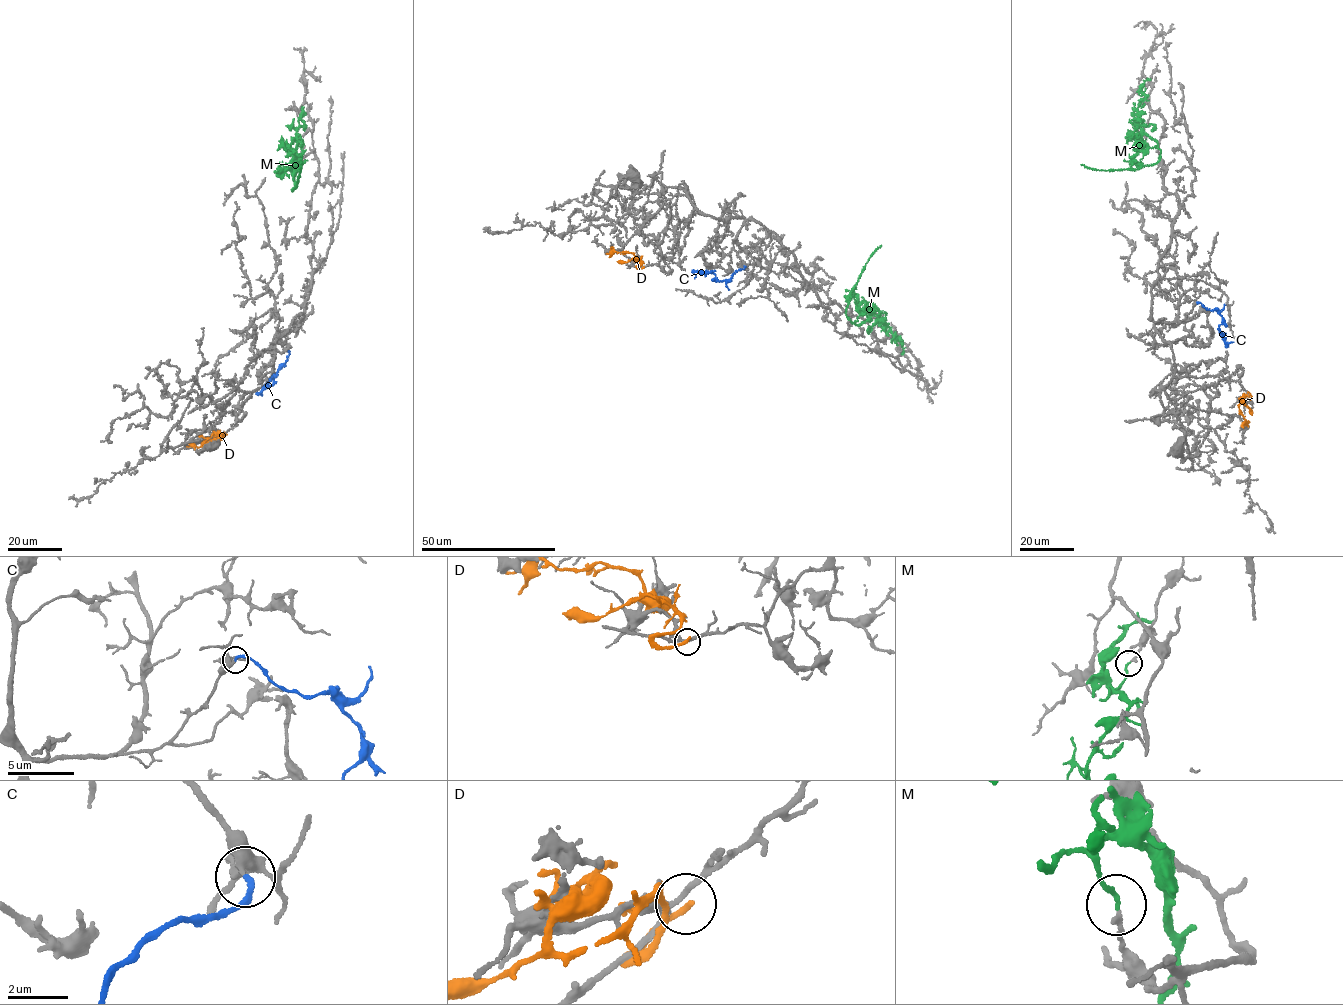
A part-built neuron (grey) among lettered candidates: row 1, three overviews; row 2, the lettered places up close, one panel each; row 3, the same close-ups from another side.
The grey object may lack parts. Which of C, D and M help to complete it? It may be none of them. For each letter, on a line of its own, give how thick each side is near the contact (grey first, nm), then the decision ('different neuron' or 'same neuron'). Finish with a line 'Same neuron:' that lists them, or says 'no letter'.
C: calibres 280 and 180 nm; same neuron
D: calibres 200 and 200 nm; different neuron
M: calibres 170 and 140 nm; different neuron
Same neuron: C

